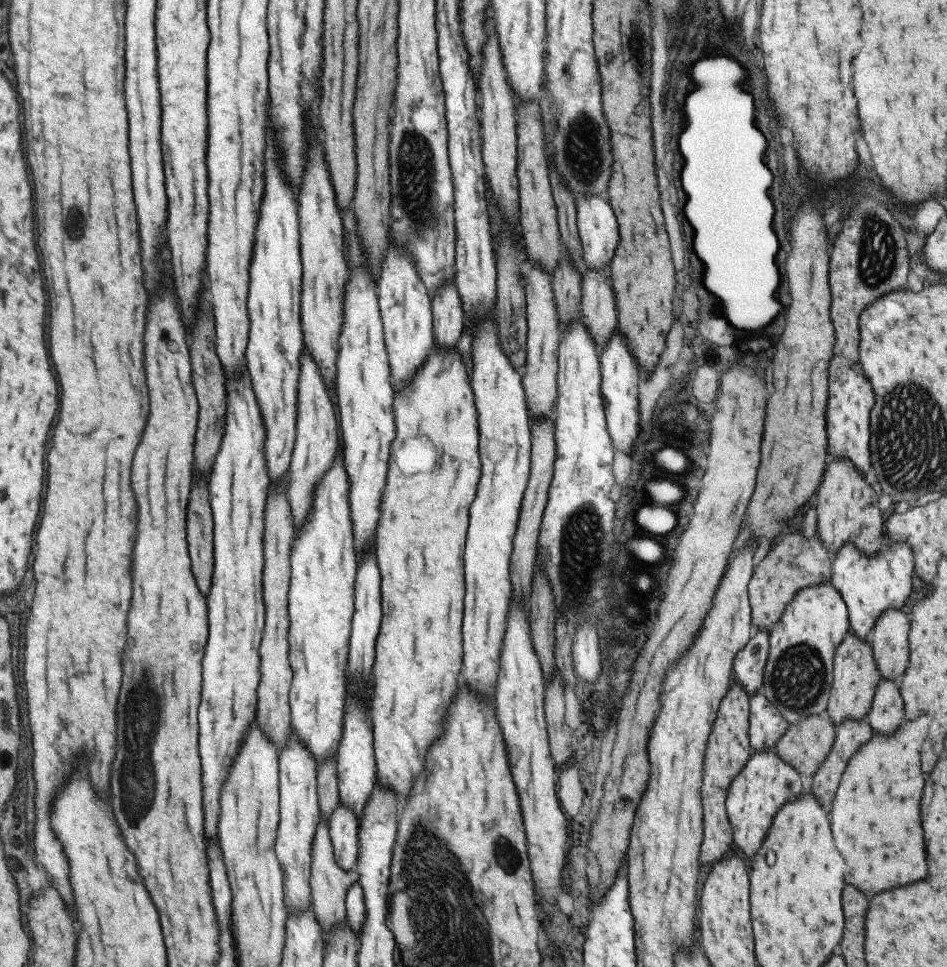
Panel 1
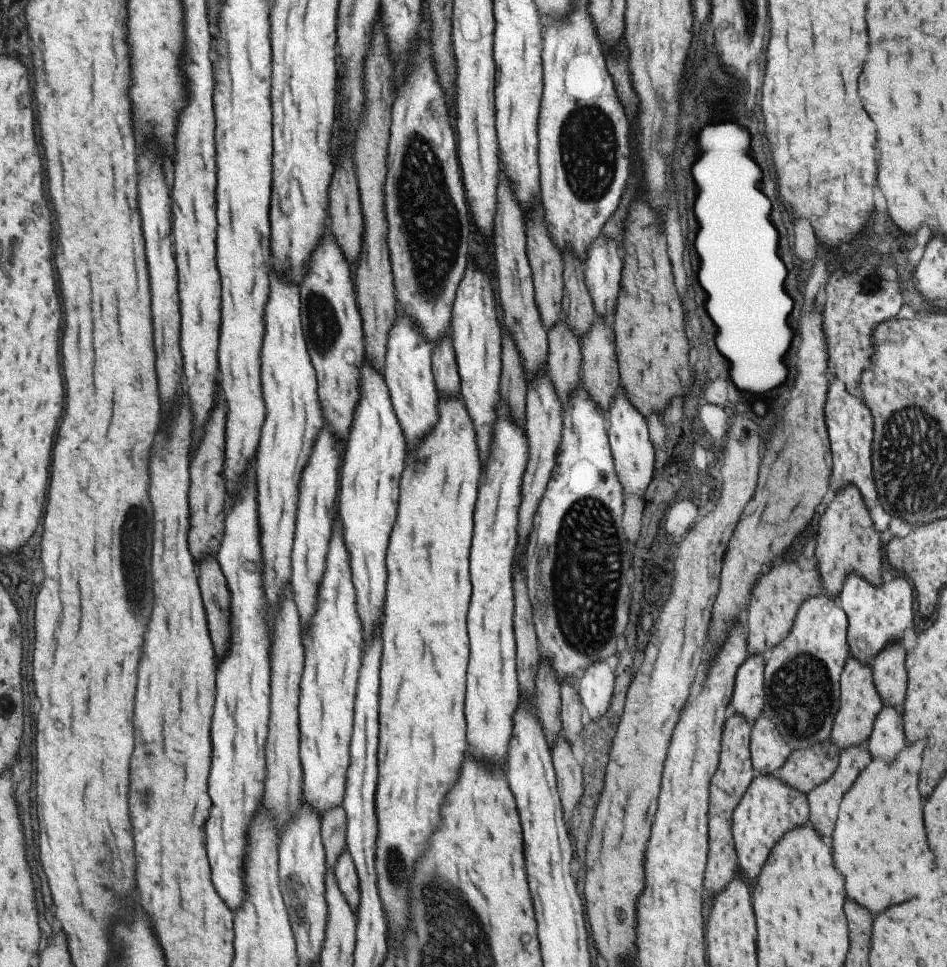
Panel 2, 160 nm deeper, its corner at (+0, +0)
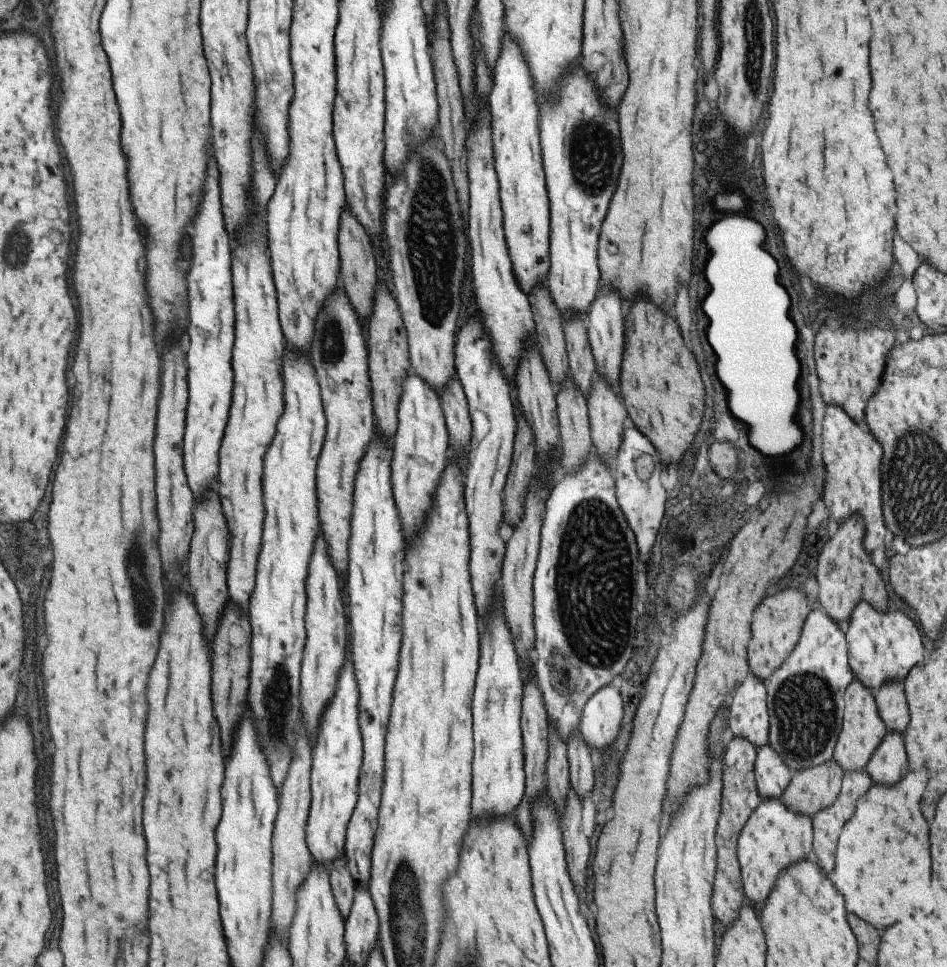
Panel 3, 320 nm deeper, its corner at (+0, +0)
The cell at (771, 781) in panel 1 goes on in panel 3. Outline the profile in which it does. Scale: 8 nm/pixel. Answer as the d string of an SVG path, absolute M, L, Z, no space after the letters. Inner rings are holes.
M763 799L750 813L738 834L736 855L740 866L740 879L745 896L761 908L773 888L773 880L803 856L812 854L812 824L809 817L791 812L777 799Z

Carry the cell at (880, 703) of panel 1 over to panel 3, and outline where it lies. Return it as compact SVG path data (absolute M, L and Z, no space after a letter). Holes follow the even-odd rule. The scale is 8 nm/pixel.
M887 731L873 751L865 766L873 785L893 786L907 772L903 740L901 734Z

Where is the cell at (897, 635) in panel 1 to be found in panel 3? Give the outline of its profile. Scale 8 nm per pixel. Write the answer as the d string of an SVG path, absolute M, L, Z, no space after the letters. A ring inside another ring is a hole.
M885 683L874 690L877 712L887 731L902 734L908 725L908 706L901 683Z

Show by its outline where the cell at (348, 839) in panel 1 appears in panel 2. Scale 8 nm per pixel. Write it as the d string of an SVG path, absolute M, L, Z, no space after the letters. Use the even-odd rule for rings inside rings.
M347 850L337 857L333 872L339 892L347 901L349 908L354 912L355 916L360 892L355 867Z

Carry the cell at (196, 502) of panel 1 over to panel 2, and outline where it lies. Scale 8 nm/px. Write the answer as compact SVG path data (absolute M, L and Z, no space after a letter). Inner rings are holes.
M207 558L199 564L199 590L207 614L209 634L215 650L215 660L221 658L221 652L225 652L225 644L229 644L229 590L225 586L225 578L213 558Z

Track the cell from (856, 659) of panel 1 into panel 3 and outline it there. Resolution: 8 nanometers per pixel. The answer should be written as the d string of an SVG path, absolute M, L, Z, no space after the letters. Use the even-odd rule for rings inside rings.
M857 678L851 680L851 684L847 686L844 692L842 725L834 746L834 751L832 752L832 760L835 761L844 772L861 771L865 768L873 751L886 735L887 730L878 715L873 694L874 692L865 688Z

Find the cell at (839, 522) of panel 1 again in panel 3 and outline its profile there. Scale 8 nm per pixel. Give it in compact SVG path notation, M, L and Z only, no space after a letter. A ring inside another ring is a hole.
M853 512L845 520L837 524L835 534L823 544L817 556L815 580L817 583L817 605L835 622L844 627L849 614L859 600L871 604L878 612L887 612L887 592L879 571L871 563L871 559L863 548L863 518Z

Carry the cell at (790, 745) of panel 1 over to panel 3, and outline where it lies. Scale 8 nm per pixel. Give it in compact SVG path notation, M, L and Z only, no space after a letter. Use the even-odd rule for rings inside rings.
M831 760L791 775L788 787L778 800L791 812L811 820L817 811L829 808L834 803L844 770Z

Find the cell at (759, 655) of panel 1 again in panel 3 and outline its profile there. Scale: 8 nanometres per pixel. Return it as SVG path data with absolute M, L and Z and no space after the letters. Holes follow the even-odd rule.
M751 672L741 680L725 710L724 721L733 738L745 739L756 749L768 744L768 712L764 684Z

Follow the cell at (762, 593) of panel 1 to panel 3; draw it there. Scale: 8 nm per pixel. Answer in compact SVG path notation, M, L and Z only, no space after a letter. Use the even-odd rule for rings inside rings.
M784 588L771 596L765 594L763 600L753 608L751 624L749 624L751 636L745 652L751 674L757 676L761 682L768 679L768 676L777 670L779 664L783 664L785 656L795 646L801 626L803 626L811 606L814 605L808 603L808 597L798 588L791 588L791 590Z

